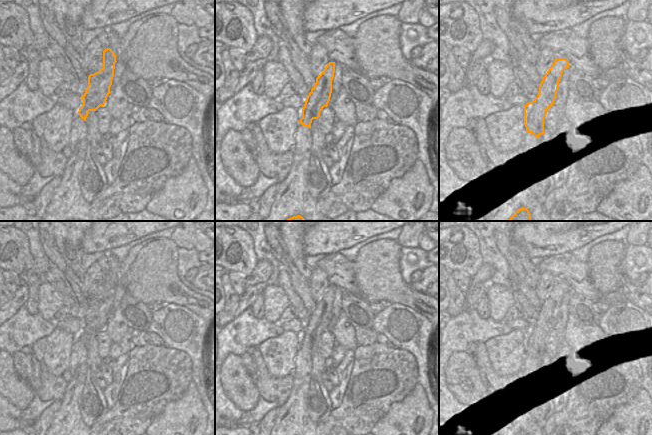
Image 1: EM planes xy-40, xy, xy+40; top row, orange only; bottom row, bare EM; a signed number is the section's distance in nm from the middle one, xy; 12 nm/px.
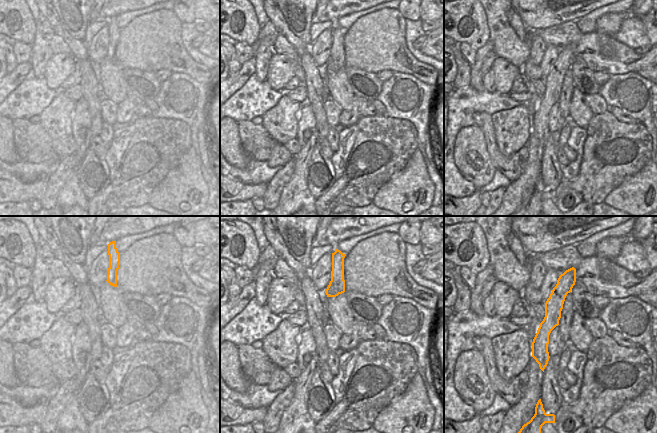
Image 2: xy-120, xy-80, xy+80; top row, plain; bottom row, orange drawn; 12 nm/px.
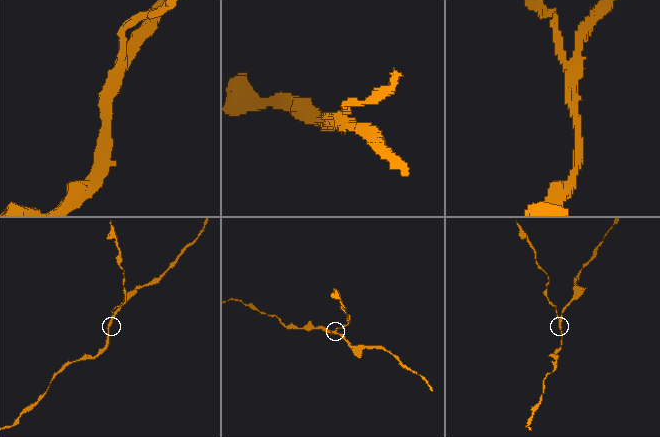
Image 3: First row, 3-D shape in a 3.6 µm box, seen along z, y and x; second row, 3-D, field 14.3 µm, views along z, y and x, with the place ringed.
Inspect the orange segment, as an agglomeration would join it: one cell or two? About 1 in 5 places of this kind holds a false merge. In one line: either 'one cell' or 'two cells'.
two cells

